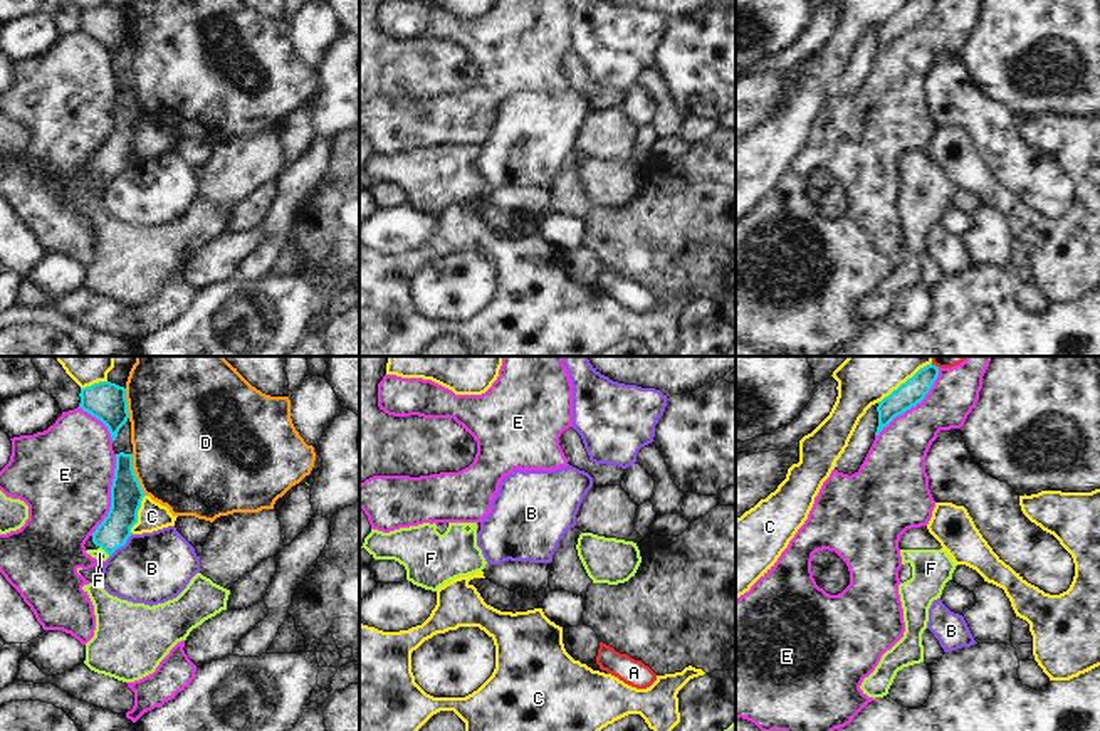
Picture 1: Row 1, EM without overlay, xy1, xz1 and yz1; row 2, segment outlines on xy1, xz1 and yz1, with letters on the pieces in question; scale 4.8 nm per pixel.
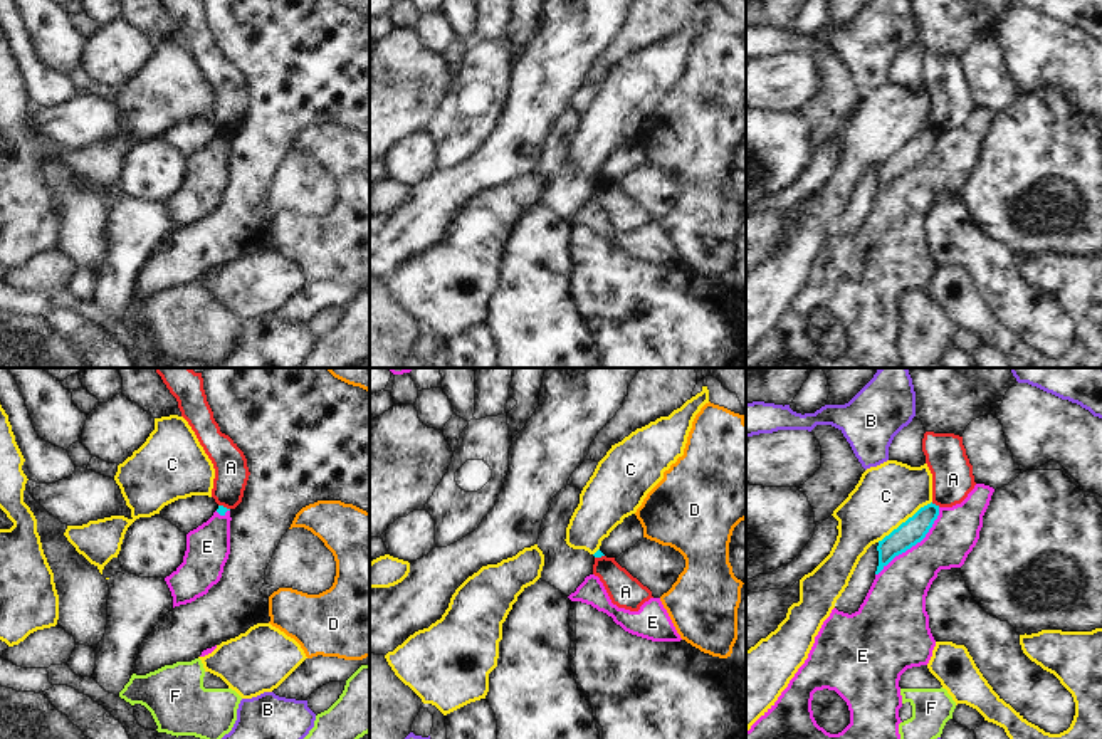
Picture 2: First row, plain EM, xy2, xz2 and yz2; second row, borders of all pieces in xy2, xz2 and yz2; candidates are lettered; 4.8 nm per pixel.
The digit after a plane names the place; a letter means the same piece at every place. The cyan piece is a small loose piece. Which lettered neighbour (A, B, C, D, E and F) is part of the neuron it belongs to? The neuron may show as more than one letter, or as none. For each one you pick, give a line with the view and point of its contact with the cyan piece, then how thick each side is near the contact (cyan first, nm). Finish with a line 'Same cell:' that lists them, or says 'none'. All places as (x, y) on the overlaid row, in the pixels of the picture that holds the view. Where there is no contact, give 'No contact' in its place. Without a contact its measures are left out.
F: Touches cyan at xy1 (104, 550). Thickness 150 nm (cyan) against 60 nm
Same cell: F

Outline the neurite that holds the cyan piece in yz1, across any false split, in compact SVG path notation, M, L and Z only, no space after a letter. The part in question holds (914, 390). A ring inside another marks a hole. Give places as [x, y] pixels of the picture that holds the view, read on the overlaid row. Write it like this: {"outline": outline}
{"outline": "M927 365L920 368L912 378L902 383L897 390L893 390L888 397L878 402L878 427L875 435L878 435L895 417L905 413L917 403L920 403L934 381L939 376L939 366Z"}

